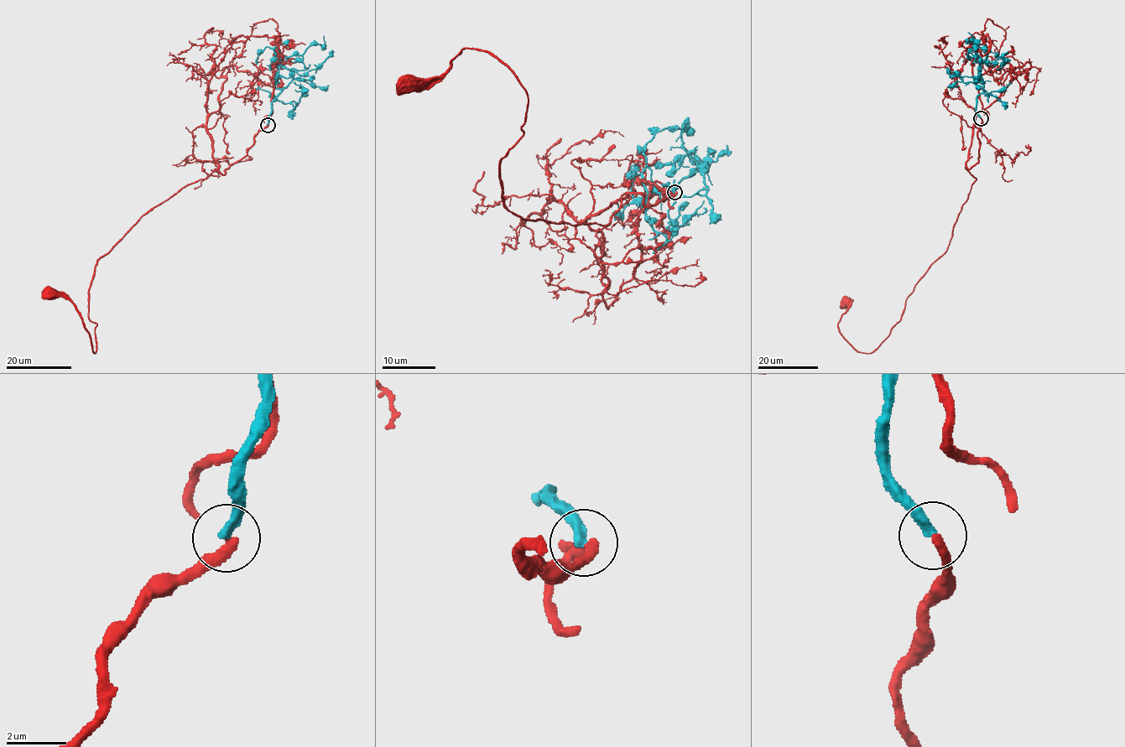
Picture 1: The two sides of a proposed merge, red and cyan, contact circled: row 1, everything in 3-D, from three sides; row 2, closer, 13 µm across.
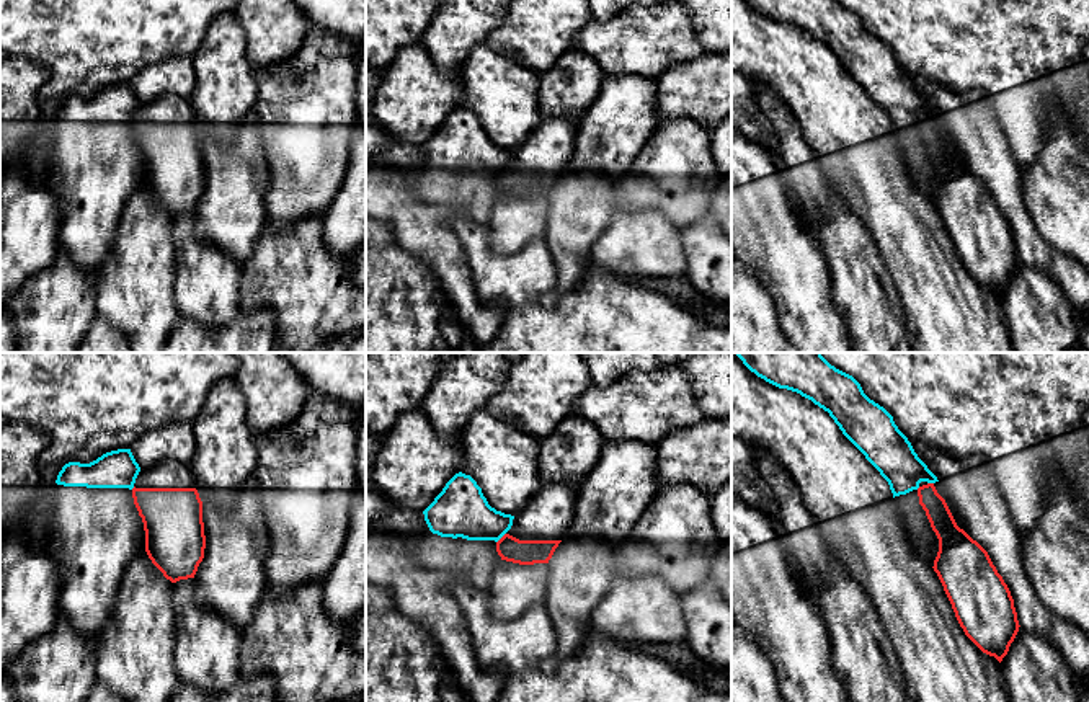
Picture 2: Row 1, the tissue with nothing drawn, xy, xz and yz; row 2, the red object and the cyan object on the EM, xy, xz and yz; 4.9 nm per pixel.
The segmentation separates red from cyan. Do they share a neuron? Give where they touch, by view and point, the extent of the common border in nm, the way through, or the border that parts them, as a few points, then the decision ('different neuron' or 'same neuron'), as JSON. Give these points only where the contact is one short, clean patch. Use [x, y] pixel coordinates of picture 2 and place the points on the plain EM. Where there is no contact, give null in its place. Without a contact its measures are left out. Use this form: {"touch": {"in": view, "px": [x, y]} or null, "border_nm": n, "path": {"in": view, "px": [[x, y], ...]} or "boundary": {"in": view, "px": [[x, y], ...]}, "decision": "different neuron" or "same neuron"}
{"touch": {"in": "xz", "px": [502, 172]}, "border_nm": 70, "boundary": {"in": "xz", "px": [[505, 167], [497, 177]]}, "decision": "different neuron"}

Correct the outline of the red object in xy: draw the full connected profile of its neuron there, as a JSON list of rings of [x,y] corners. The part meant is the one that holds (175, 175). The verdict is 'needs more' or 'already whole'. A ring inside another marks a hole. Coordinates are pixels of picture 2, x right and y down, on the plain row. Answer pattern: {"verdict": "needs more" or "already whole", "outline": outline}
{"verdict": "needs more", "outline": [[[163,95],[150,103],[140,103],[132,132],[144,157],[145,186],[167,214],[194,212],[204,193],[206,170],[202,157],[202,136],[189,98]]]}

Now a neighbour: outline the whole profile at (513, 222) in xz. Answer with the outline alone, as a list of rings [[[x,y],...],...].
[[[501,194],[487,222],[490,248],[498,255],[521,251],[529,242],[544,237],[547,217],[547,198],[519,199]]]

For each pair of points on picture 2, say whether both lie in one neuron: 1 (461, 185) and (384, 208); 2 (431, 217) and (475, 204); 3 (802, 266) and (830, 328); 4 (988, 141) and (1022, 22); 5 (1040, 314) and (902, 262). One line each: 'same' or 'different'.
1: different
2: different
3: same
4: different
5: different

